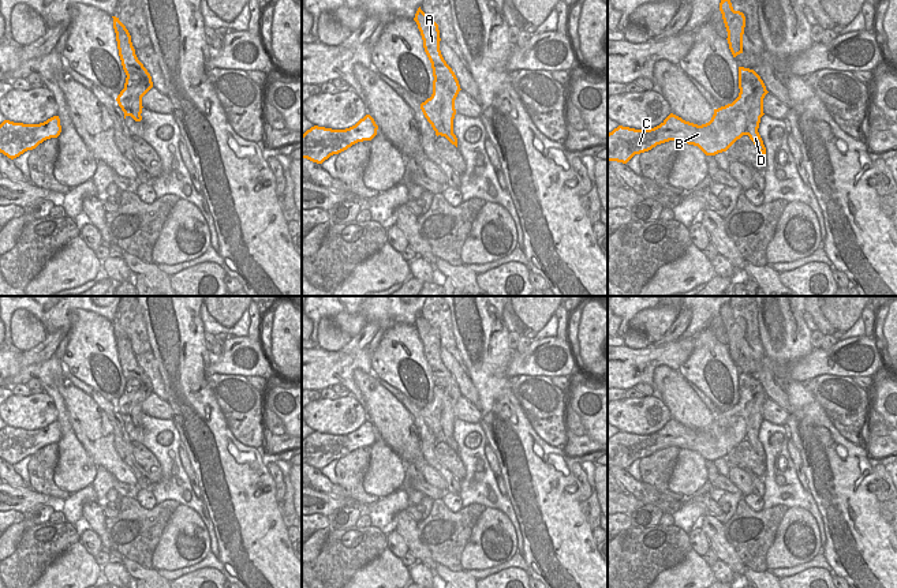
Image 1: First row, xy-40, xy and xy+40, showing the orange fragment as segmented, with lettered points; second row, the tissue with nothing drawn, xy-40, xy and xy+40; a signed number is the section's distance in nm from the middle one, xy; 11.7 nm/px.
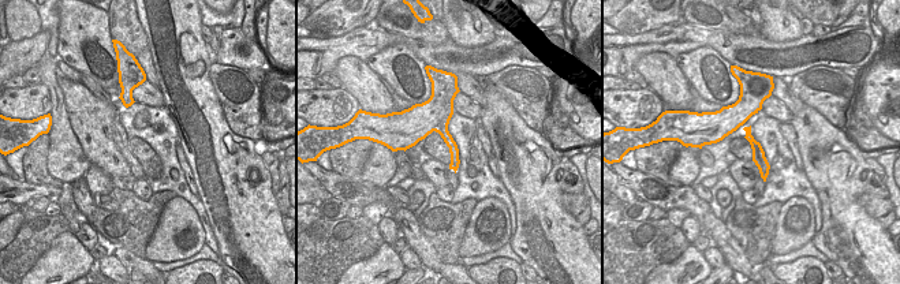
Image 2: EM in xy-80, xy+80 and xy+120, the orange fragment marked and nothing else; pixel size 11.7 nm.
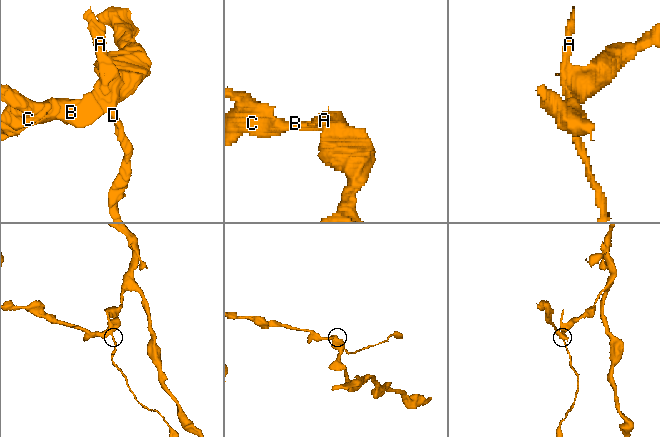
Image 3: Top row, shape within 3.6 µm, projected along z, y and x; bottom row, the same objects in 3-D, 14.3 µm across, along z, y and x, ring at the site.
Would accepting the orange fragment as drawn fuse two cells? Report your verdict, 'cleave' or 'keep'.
cleave

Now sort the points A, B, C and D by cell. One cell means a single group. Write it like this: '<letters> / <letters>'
A B C / D

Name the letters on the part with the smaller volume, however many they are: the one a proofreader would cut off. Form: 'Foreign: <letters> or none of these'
Foreign: D

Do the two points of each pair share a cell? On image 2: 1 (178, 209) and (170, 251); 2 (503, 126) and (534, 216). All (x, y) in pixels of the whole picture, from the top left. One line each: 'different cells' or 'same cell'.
1: same cell
2: same cell

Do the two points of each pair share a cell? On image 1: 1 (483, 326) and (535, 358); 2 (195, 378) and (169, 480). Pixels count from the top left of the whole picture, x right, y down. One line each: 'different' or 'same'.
1: different
2: different

